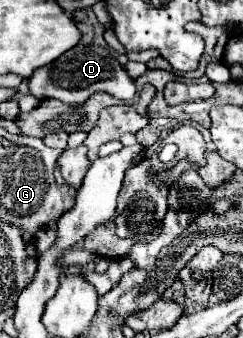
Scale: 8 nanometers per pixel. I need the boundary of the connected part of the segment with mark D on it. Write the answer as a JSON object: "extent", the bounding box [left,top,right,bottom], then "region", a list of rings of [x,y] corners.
{"extent":[28,44,136,104],"region":[[[78,44],[66,54],[62,54],[58,60],[54,60],[50,66],[38,68],[28,78],[30,94],[38,100],[42,98],[56,98],[68,104],[82,104],[88,100],[94,92],[110,92],[114,98],[132,100],[136,96],[136,84],[134,78],[128,76],[124,66],[118,62],[118,54],[108,46],[98,44]]]}

